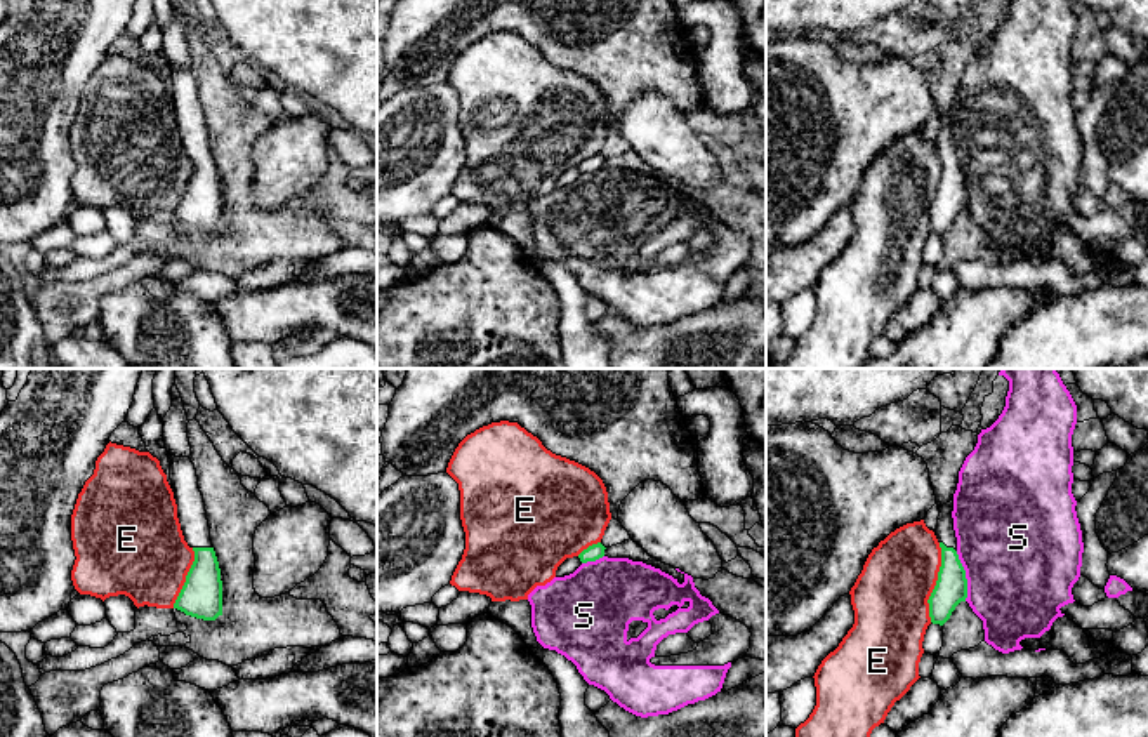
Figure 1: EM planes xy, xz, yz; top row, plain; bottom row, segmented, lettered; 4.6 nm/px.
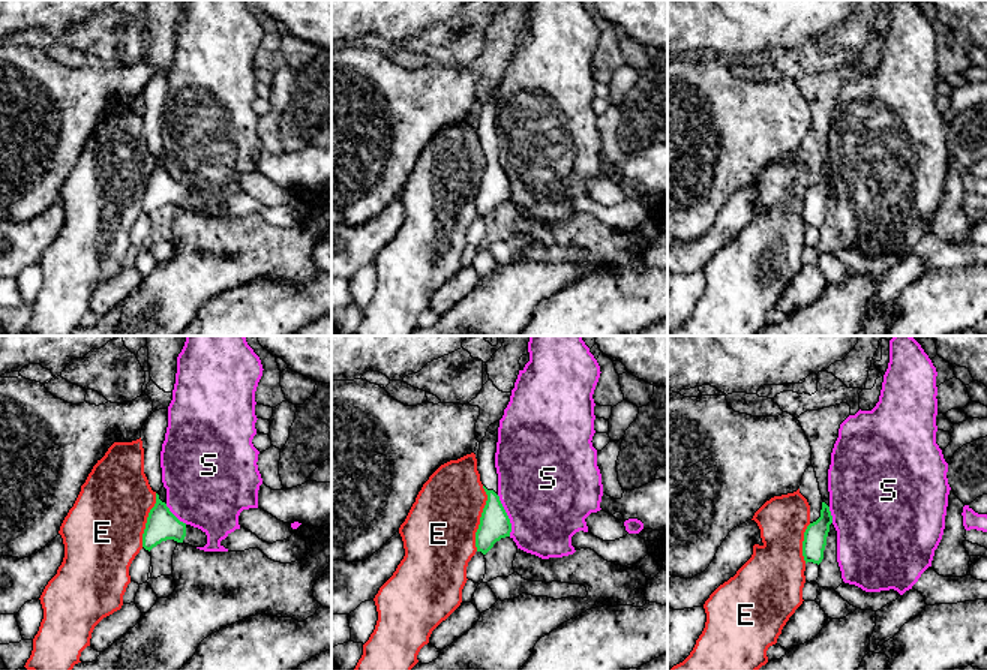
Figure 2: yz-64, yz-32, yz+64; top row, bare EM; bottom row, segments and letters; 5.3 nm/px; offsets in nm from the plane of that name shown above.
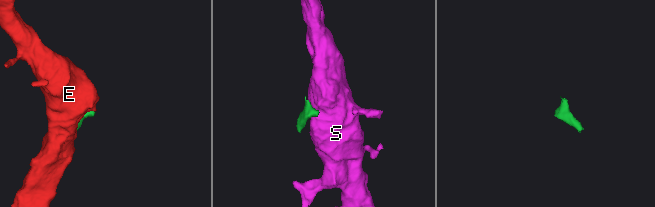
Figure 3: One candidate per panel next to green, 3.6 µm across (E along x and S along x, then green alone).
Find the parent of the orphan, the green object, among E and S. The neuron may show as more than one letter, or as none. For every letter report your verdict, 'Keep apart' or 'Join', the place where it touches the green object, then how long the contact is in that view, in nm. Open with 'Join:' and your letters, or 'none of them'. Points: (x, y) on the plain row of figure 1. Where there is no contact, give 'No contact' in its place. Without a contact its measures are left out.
Join: none of them
E: Keep apart. Touches green at yz (936, 193). Shared border 380 nm
S: Keep apart. Touches green at yz (964, 186). Shared border 240 nm

